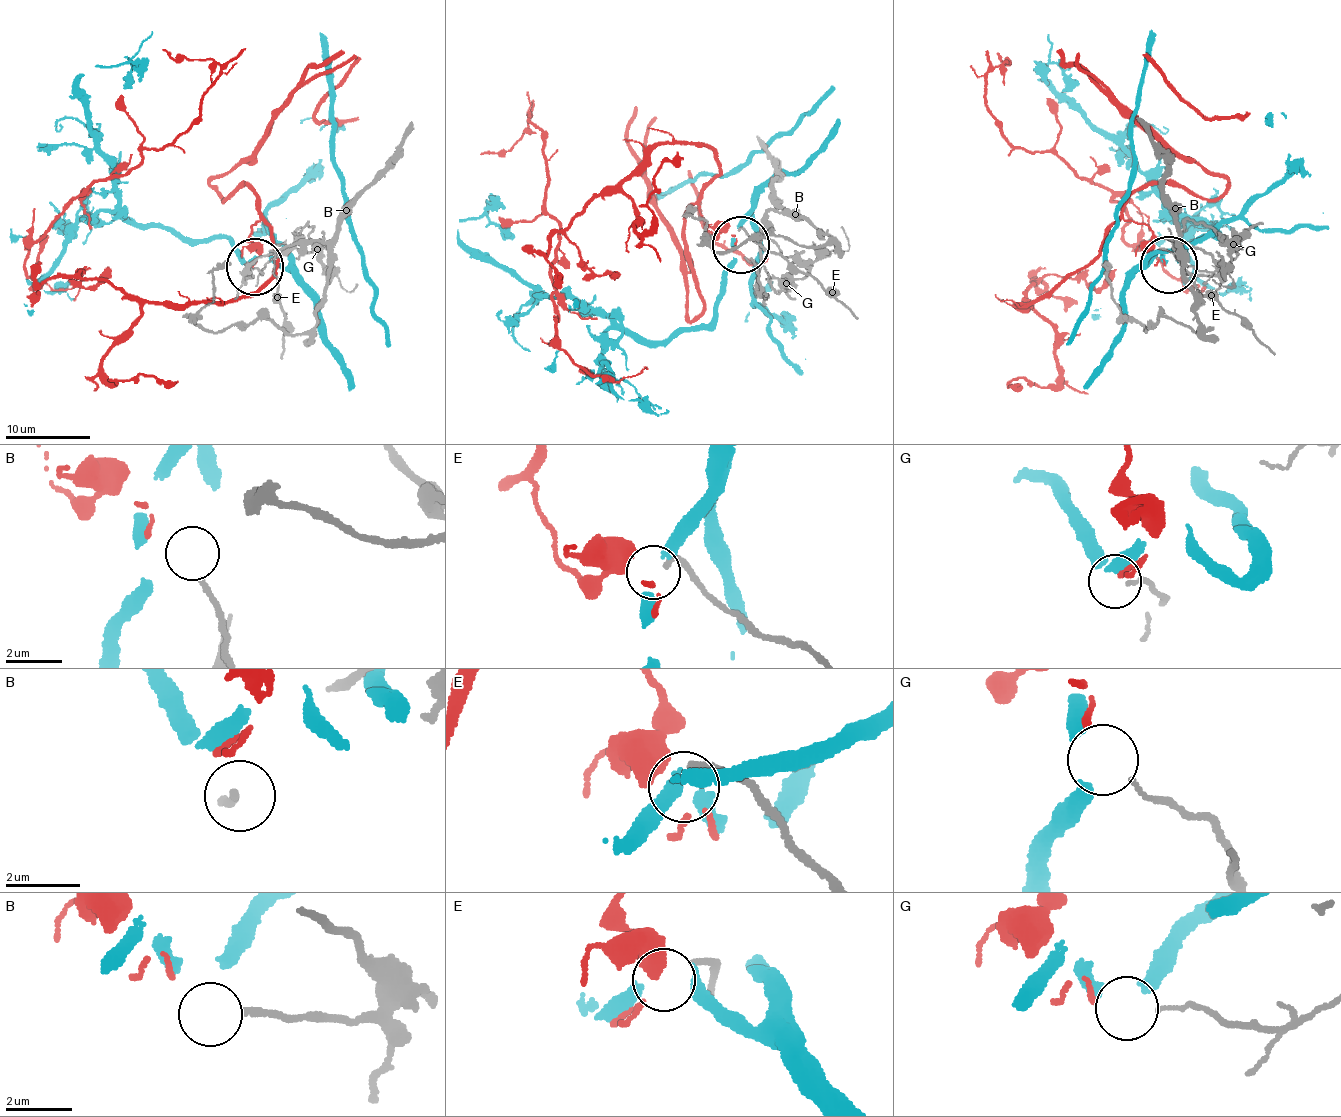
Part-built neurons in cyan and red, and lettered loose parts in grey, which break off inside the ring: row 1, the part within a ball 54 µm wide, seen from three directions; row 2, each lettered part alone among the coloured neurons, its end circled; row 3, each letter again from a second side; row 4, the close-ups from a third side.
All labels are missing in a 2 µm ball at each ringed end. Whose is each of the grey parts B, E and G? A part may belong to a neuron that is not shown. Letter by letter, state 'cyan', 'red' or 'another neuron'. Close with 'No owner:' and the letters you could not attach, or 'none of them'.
B: another neuron
E: another neuron
G: red
No owner: B, E

